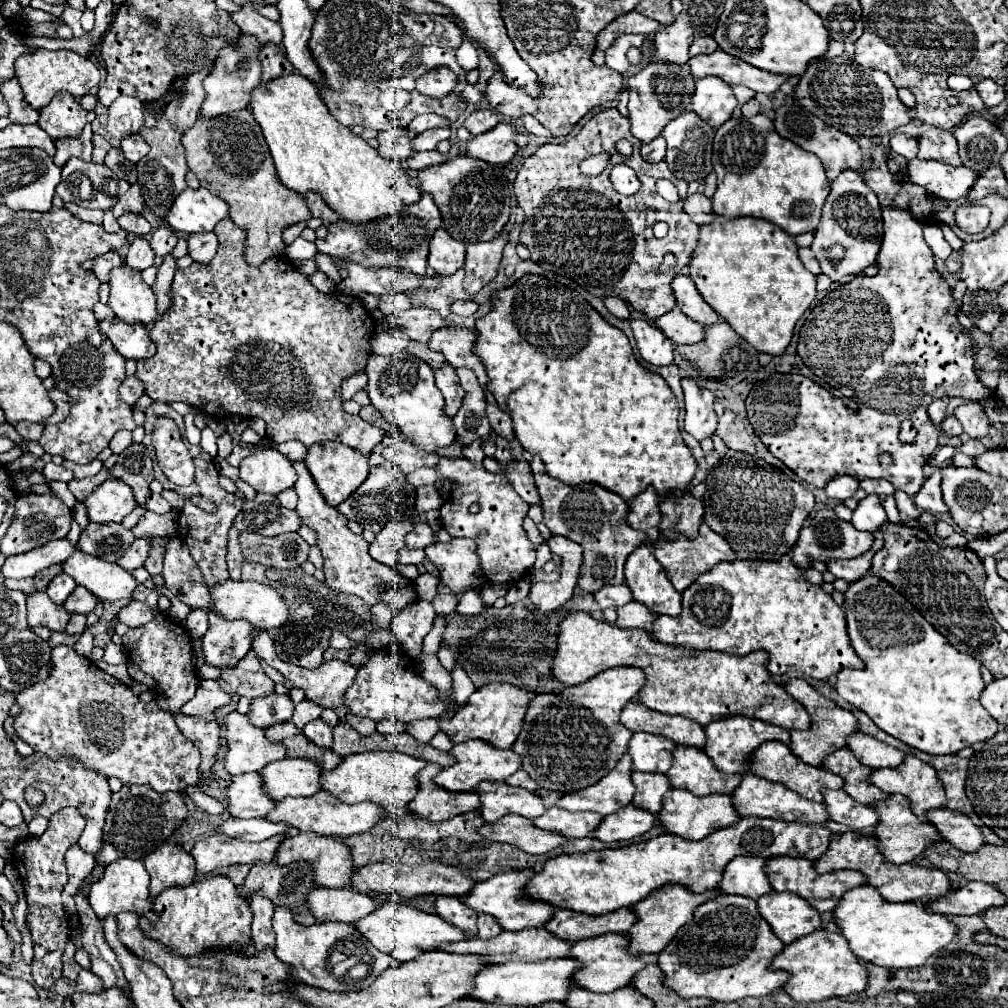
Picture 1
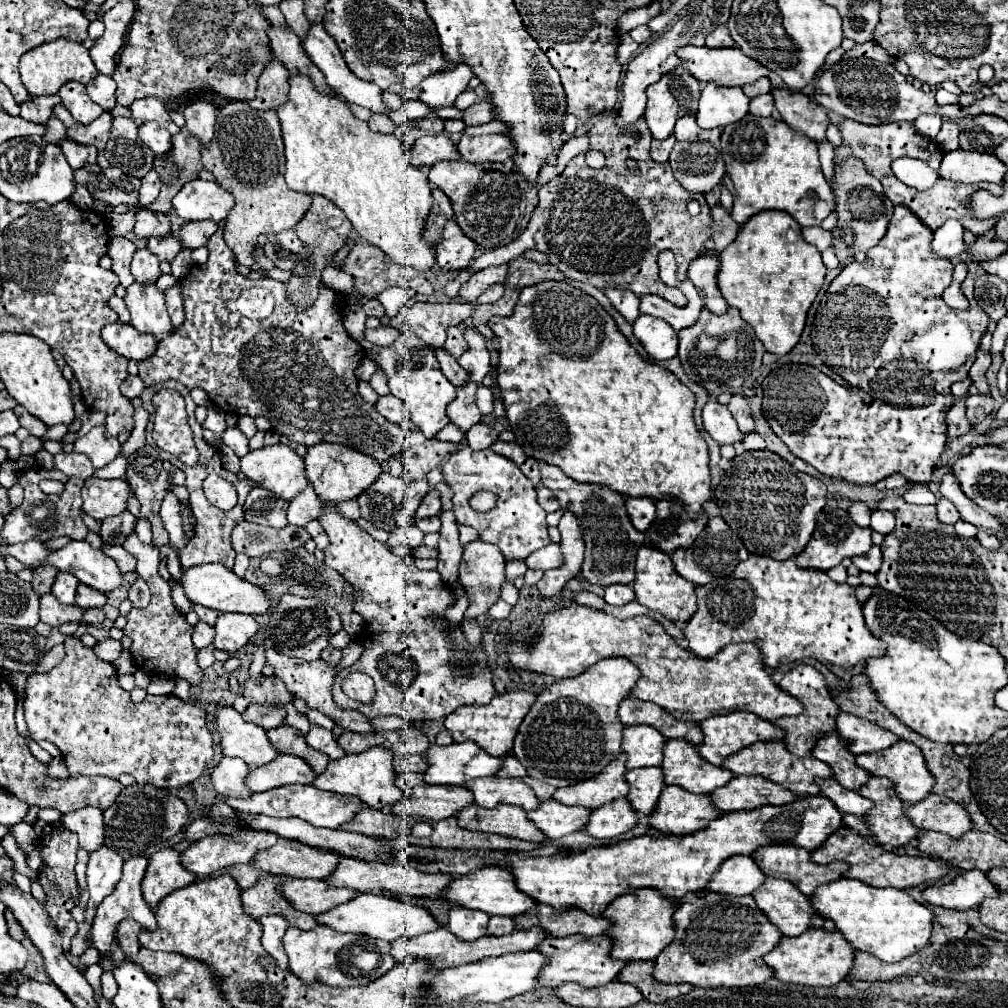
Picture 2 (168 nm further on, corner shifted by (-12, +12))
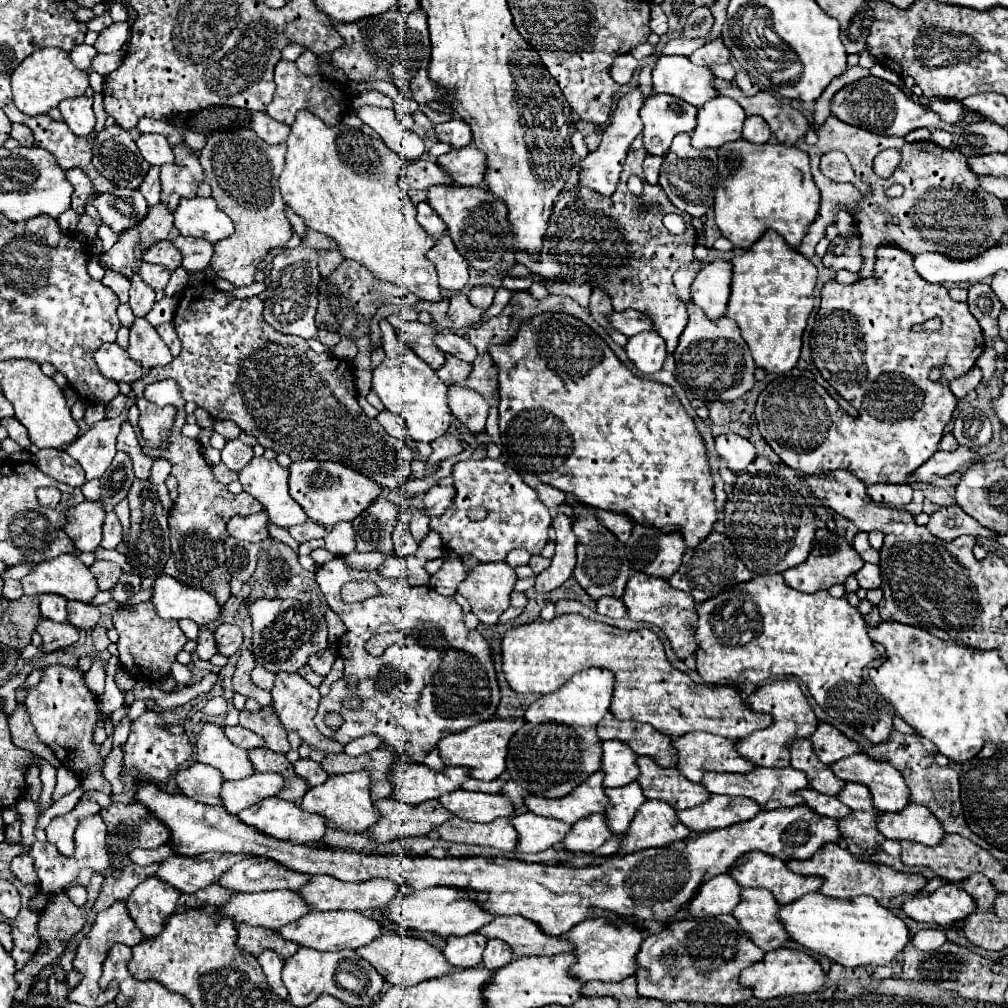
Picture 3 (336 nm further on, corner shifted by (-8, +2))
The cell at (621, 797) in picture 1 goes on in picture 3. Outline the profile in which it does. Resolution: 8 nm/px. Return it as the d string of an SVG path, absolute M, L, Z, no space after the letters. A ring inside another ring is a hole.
M603 772L591 774L571 794L557 800L549 800L541 796L527 796L525 806L529 812L535 812L547 818L557 818L567 824L573 824L575 820L585 818L595 812L603 814L603 810L607 808L607 796L603 790Z

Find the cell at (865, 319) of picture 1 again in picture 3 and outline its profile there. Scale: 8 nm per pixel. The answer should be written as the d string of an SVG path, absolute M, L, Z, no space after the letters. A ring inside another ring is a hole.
M881 246L877 250L873 276L861 278L847 286L829 280L821 290L821 306L811 334L811 356L815 356L815 366L823 378L853 404L853 408L859 412L859 418L851 418L823 386L809 378L779 376L759 394L755 406L759 432L773 452L795 472L827 474L843 468L843 460L853 462L855 458L875 458L879 462L881 470L877 472L881 476L867 476L867 486L875 484L877 478L881 478L879 482L887 484L903 484L915 466L921 466L927 462L927 458L931 458L931 454L935 454L943 428L951 420L957 406L957 398L949 390L949 382L975 366L975 360L985 350L985 340L967 304L951 300L947 288L941 284L923 282L911 268L911 262L911 254L895 246ZM931 318L941 318L941 330L913 330L913 324L923 324ZM935 366L943 368L941 382L929 380L929 372Z

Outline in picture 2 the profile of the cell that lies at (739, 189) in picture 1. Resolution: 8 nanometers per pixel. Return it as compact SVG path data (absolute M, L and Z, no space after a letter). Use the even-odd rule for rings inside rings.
M747 114L743 120L735 124L727 124L721 134L721 146L723 146L723 158L727 172L722 184L733 194L733 207L731 216L737 224L745 224L753 214L761 210L783 210L795 216L795 220L801 226L819 226L823 218L827 218L833 208L833 196L829 182L823 176L817 144L813 140L807 140L807 136L799 136L793 132L787 124L775 118L763 118Z

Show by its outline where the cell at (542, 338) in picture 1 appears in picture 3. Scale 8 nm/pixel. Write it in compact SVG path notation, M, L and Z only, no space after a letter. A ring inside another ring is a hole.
M543 314L539 318L531 318L531 322L527 322L527 326L523 326L523 330L519 330L519 338L515 338L515 342L509 342L503 346L489 346L489 354L491 354L493 362L497 362L497 368L499 368L499 432L501 432L501 442L507 448L509 462L513 462L513 466L517 470L535 474L543 484L549 484L561 492L569 492L591 508L625 514L635 524L655 526L663 534L679 532L685 538L689 548L695 548L703 538L707 538L711 534L713 524L717 522L717 508L715 508L711 468L707 466L707 450L705 450L705 444L703 444L699 430L695 430L691 416L687 416L679 398L673 394L673 390L669 386L659 384L659 382L649 382L647 378L633 376L615 358L615 354L611 354L611 348L597 334L591 332L591 328L587 324L577 322L577 318L571 318L569 314Z

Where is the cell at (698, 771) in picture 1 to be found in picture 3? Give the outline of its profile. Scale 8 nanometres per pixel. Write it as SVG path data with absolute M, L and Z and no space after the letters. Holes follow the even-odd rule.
M637 756L635 762L639 766L637 782L647 800L663 800L675 810L685 810L703 804L709 798L703 786L687 782L687 778L683 778L675 768L663 770L661 766L655 766L651 758L643 756Z

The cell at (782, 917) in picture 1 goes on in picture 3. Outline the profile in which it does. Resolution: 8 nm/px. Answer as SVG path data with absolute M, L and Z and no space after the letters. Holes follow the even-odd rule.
M741 890L741 900L731 912L747 938L763 952L779 948L787 934L777 920L779 904L767 894L767 890Z

